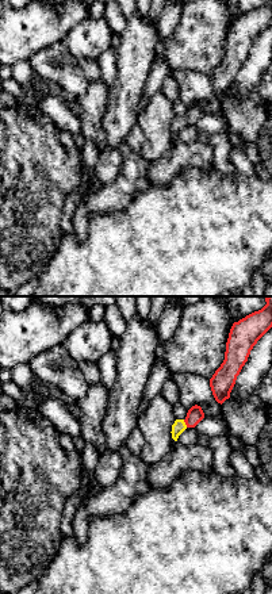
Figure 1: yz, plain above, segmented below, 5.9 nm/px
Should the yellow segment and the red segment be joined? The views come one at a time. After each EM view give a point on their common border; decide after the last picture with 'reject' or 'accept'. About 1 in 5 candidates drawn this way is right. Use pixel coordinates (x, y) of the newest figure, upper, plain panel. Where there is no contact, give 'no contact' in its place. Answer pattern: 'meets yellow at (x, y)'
meets yellow at (184, 121)

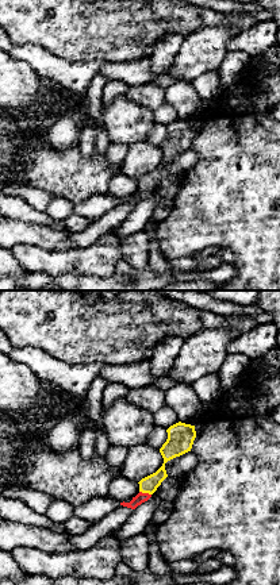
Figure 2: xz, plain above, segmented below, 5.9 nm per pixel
meets yellow at (145, 189)

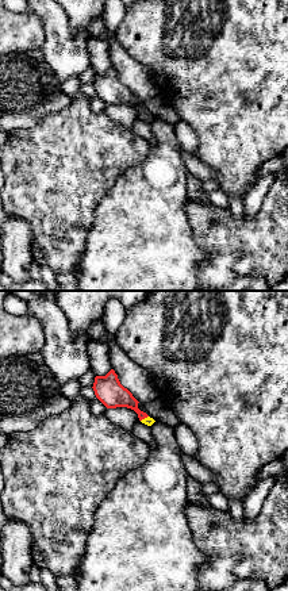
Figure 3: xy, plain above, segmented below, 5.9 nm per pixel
meets yellow at (145, 115)

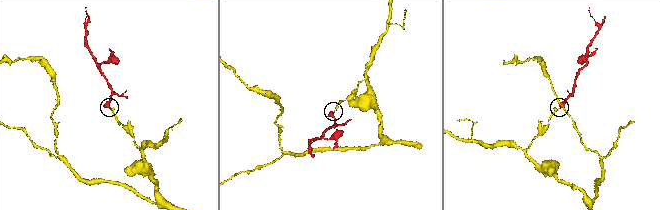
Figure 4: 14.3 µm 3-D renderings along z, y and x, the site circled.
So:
accept

